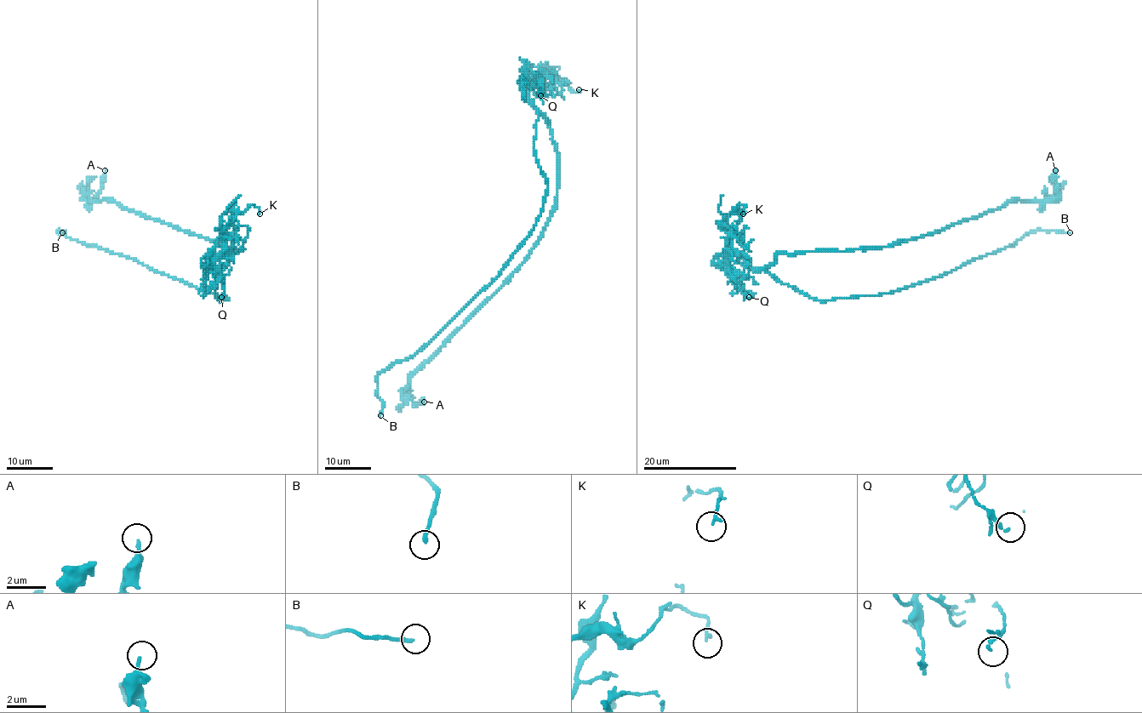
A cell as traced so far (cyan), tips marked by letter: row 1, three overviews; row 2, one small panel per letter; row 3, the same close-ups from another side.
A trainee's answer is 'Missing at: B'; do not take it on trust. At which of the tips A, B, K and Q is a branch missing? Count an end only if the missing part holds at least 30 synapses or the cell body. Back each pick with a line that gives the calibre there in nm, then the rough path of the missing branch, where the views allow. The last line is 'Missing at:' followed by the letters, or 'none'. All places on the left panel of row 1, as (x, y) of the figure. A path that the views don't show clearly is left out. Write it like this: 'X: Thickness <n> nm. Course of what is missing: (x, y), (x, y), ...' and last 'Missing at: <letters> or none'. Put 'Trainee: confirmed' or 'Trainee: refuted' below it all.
B: Thickness 180 nm. Course of what is missing: (62, 232), (64, 236), (66, 236), (57, 239), (42, 262)
Missing at: B
Trainee: confirmed

